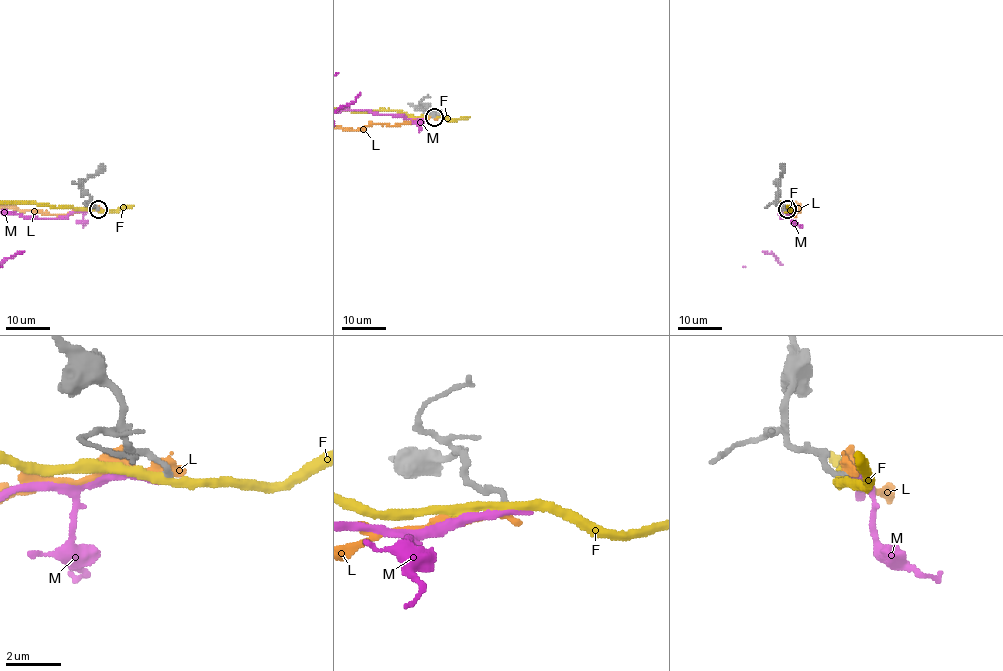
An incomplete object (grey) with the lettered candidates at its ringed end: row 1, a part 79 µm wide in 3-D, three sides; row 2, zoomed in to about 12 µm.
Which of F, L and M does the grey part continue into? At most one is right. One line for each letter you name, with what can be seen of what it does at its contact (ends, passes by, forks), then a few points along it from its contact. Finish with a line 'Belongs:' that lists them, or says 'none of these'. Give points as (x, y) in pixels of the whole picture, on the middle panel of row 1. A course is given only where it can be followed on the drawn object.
Belongs: none of these

